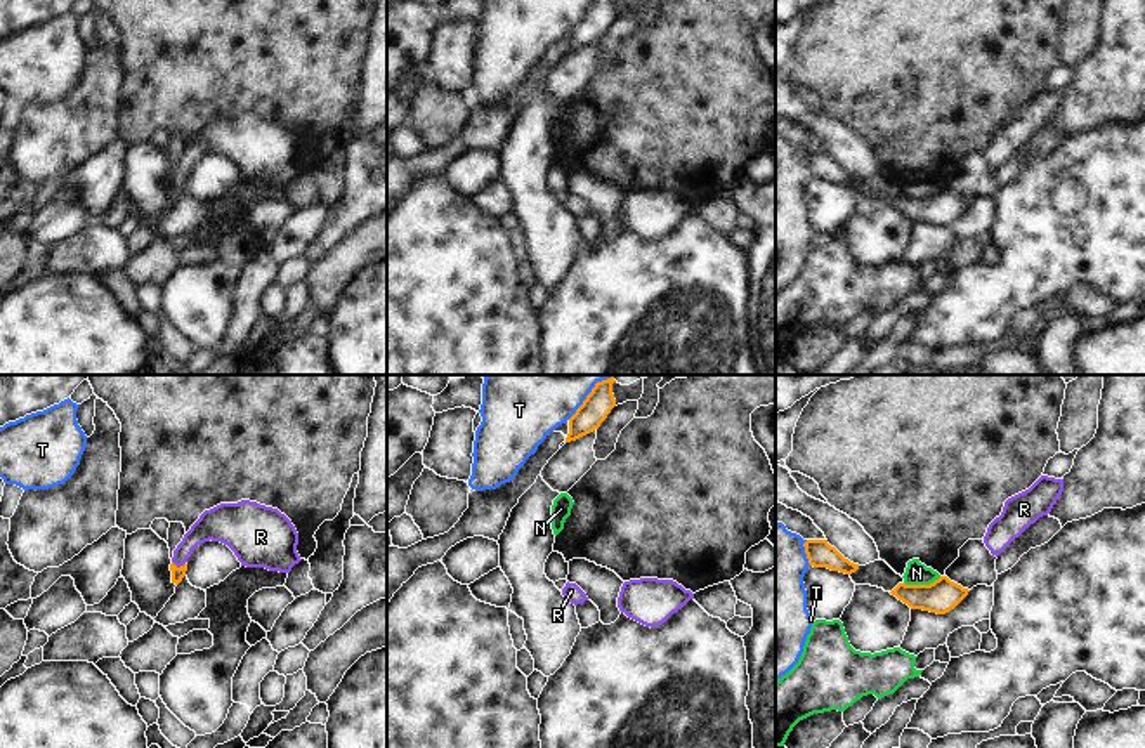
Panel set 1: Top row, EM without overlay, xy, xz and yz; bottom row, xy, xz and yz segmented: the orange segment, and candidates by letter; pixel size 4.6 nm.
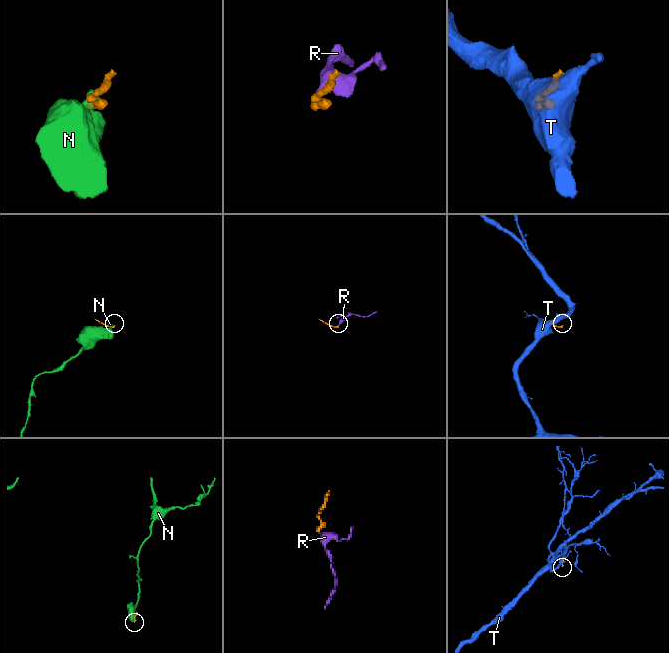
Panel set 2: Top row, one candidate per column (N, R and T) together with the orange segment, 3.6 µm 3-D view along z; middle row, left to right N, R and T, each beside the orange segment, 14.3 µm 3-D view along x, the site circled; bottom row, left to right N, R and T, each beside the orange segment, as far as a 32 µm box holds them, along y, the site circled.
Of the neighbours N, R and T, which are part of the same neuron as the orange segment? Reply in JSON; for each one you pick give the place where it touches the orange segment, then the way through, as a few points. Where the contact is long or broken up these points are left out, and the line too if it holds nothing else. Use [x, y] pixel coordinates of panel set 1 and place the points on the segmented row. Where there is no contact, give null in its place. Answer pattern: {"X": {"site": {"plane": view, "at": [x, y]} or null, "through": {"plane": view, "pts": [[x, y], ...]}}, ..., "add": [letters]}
{"R": {"site": {"plane": "xy", "at": [181, 566]}, "through": {"plane": "xy", "pts": [[177, 573], [181, 566], [183, 551], [215, 524]]}}, "add": ["R"]}

